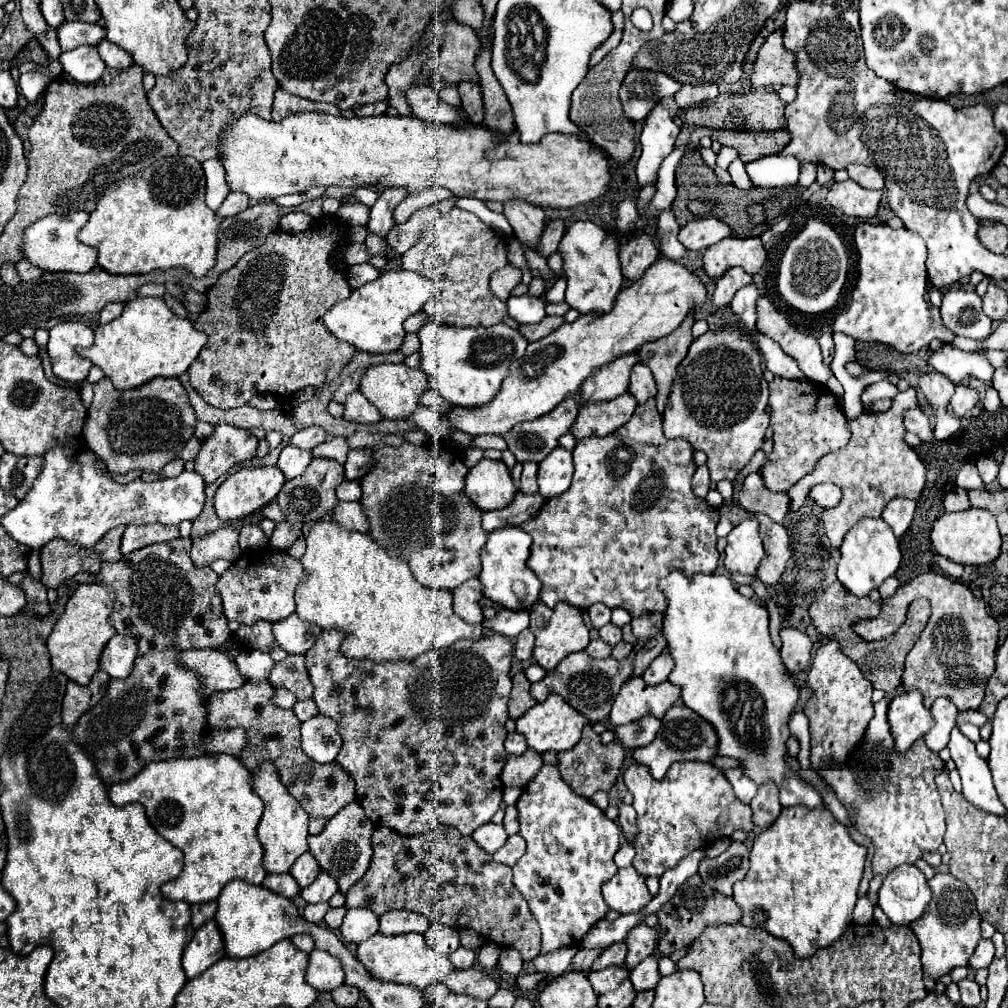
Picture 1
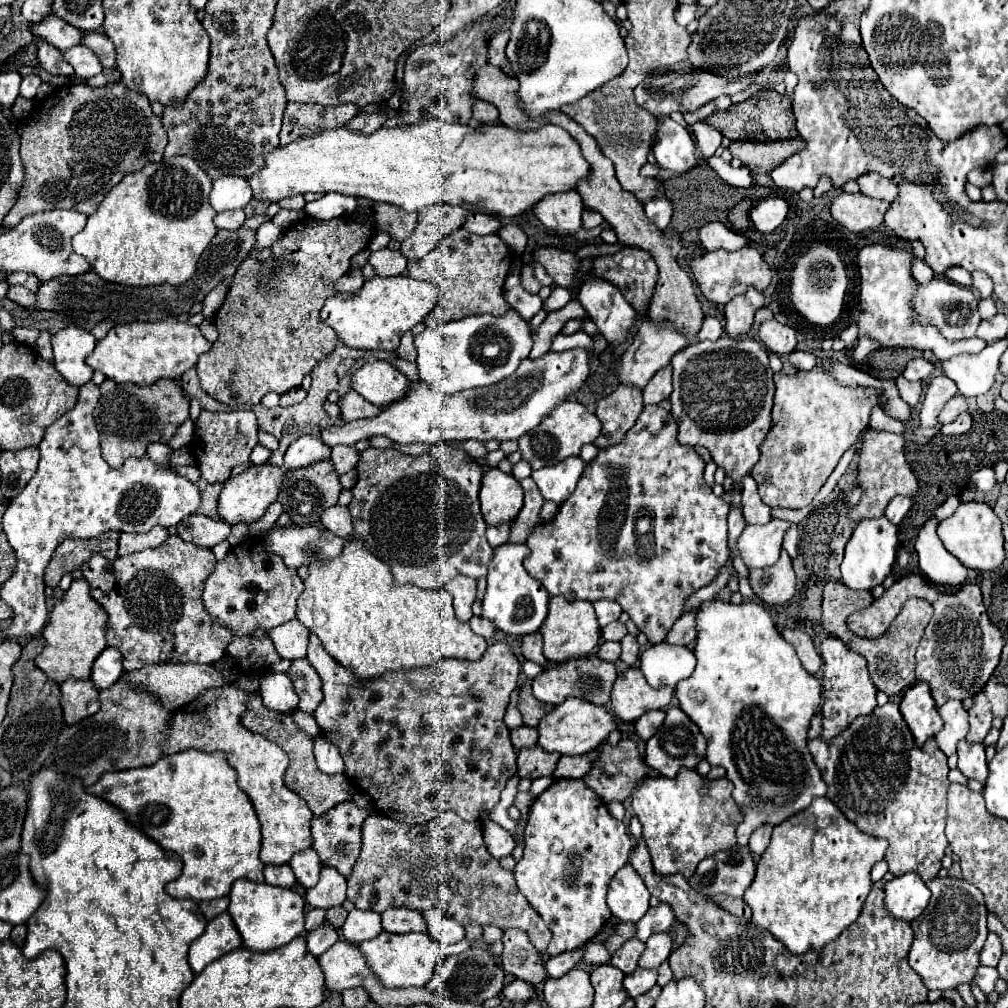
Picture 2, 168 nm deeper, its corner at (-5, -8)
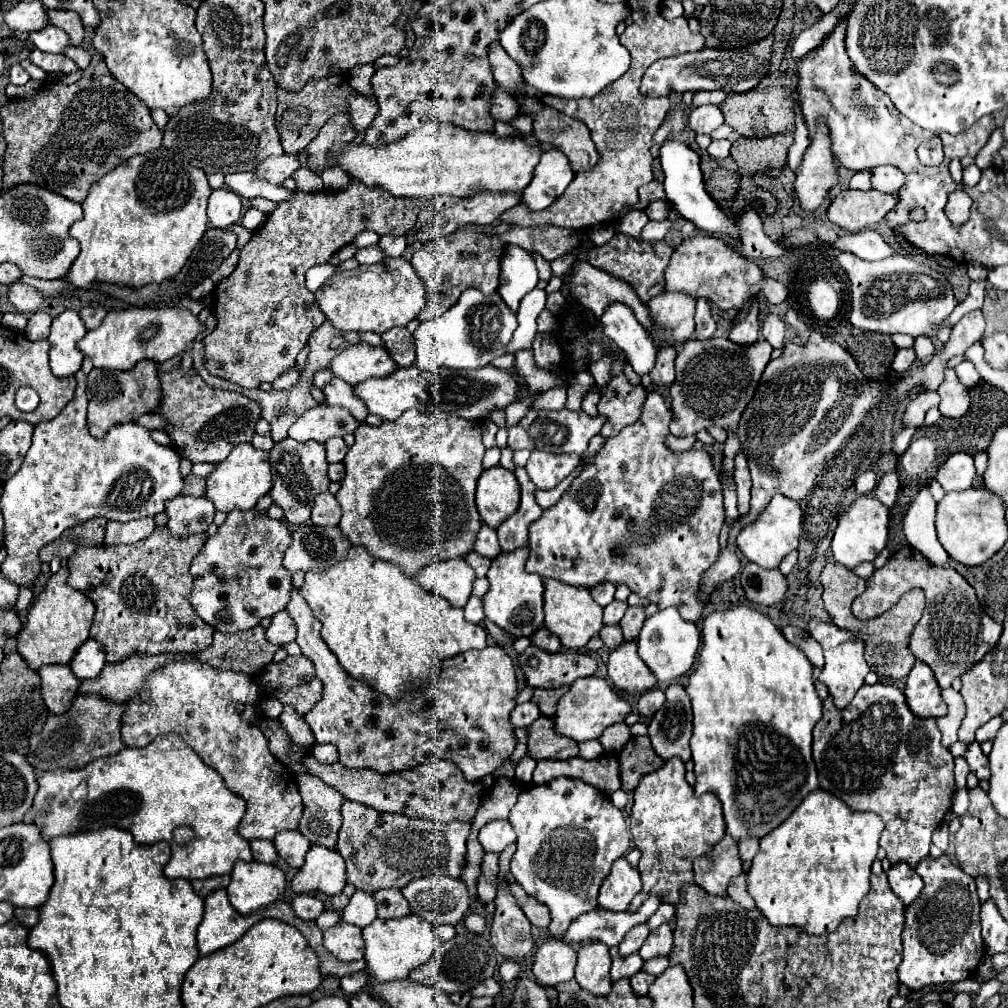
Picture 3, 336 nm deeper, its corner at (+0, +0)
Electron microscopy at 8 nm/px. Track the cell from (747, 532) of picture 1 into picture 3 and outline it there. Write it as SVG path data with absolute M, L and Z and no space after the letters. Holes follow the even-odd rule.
M777 494L773 496L773 500L769 502L769 506L761 512L761 516L757 516L757 520L753 520L751 524L747 524L739 536L737 536L737 548L741 550L741 554L749 560L759 564L761 568L777 568L783 560L783 556L787 556L789 552L793 552L799 544L799 534L801 534L801 508L797 502Z

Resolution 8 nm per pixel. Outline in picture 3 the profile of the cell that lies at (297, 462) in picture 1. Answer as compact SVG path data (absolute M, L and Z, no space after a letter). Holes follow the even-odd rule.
M319 404L317 408L305 412L291 428L289 436L297 442L321 442L325 444L331 436L345 436L359 428L359 420L355 420L347 410Z

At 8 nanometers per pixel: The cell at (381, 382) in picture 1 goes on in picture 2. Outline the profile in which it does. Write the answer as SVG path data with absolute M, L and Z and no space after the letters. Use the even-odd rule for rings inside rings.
M384 360L366 362L352 374L352 390L376 406L400 400L408 390L408 384L408 378Z

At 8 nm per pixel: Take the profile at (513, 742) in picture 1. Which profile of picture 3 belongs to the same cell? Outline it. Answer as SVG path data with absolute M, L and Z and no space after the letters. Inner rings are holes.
M525 702L525 704L517 704L511 712L511 724L515 728L527 728L531 726L537 718L541 716L539 708L535 702Z

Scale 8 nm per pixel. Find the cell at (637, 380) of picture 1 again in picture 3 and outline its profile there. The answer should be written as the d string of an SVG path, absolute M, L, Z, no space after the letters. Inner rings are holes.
M667 346L667 348L657 352L655 366L649 372L649 376L651 376L655 386L669 386L669 384L673 384L673 380L675 380L675 368L673 368L675 356L677 356L677 350L673 346Z

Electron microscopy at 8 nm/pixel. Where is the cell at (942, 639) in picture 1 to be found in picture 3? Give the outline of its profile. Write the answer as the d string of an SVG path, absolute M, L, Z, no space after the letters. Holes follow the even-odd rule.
M913 548L899 550L883 568L875 570L875 574L867 580L867 590L853 602L853 614L861 620L873 618L881 614L881 604L895 604L901 590L911 588L925 590L927 598L925 618L917 624L911 636L911 652L917 660L925 662L933 670L939 688L945 690L955 678L979 664L981 658L993 650L1003 626L983 612L973 586L957 570L933 566Z

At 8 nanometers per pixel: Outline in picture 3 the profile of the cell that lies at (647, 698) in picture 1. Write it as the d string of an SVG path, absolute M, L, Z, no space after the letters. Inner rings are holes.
M623 642L609 656L609 682L627 694L645 694L655 688L657 678L645 668L635 642Z

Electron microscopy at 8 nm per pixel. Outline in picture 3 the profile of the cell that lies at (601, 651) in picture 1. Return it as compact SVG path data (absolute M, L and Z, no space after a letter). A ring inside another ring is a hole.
M603 626L601 632L599 632L603 644L611 650L615 650L617 646L623 644L623 634L621 634L621 628L619 626Z

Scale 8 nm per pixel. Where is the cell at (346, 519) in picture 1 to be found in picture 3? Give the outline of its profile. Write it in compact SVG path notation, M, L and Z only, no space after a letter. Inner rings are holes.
M323 492L317 496L313 512L311 512L311 520L317 526L337 526L341 518L341 506L337 502L337 498L331 492Z

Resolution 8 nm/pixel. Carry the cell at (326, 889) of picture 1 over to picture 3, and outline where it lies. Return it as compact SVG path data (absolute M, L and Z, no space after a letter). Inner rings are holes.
M311 846L305 858L305 866L291 882L295 894L323 892L327 896L341 894L345 886L345 862L339 852L323 846Z

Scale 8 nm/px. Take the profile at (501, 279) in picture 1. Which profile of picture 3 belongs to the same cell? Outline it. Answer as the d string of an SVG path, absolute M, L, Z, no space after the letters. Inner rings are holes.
M533 254L533 260L535 260L535 264L537 264L537 272L539 272L539 278L541 280L549 280L553 274L551 274L551 266L549 266L549 262L543 258L543 256L539 256L539 254Z

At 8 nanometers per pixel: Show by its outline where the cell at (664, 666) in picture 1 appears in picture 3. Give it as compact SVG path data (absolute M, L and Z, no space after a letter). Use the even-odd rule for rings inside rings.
M665 608L645 620L637 646L639 656L647 664L647 668L655 674L659 684L669 684L671 680L683 676L695 662L697 650L701 642L701 632L693 622L685 622L675 608Z

